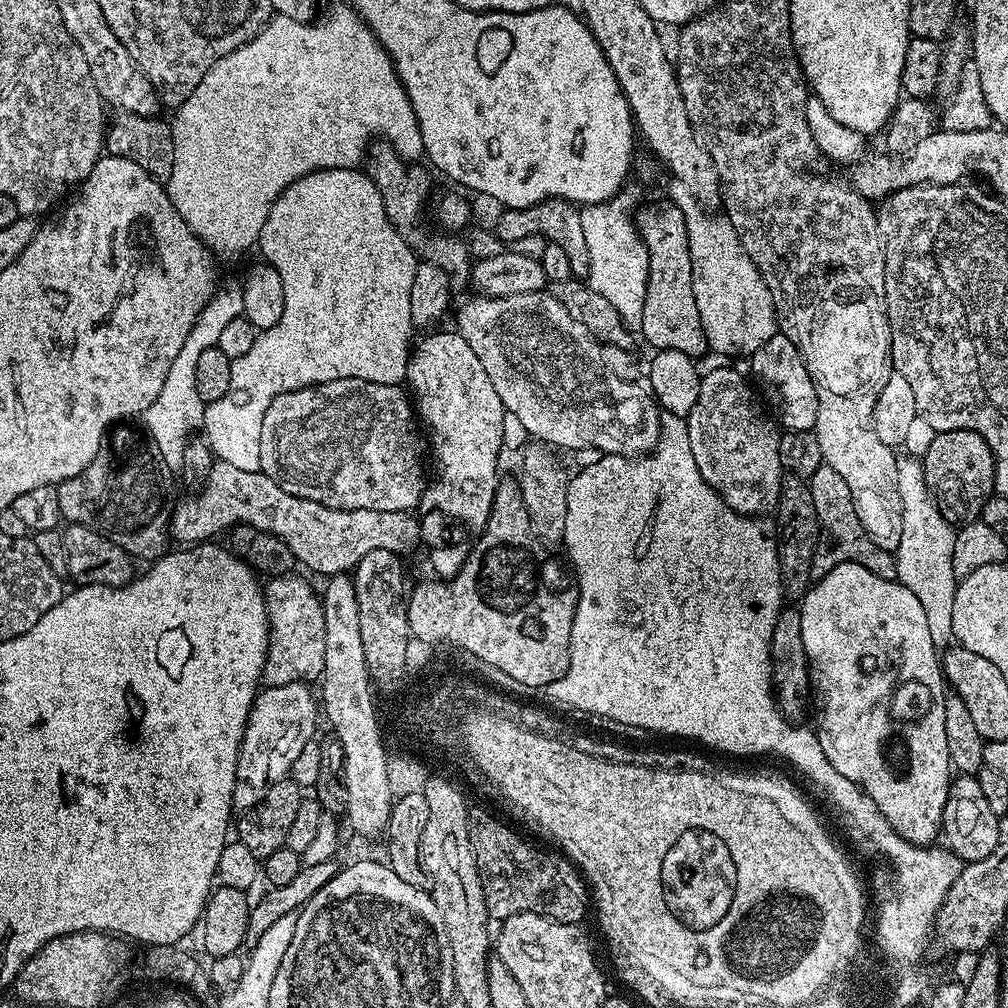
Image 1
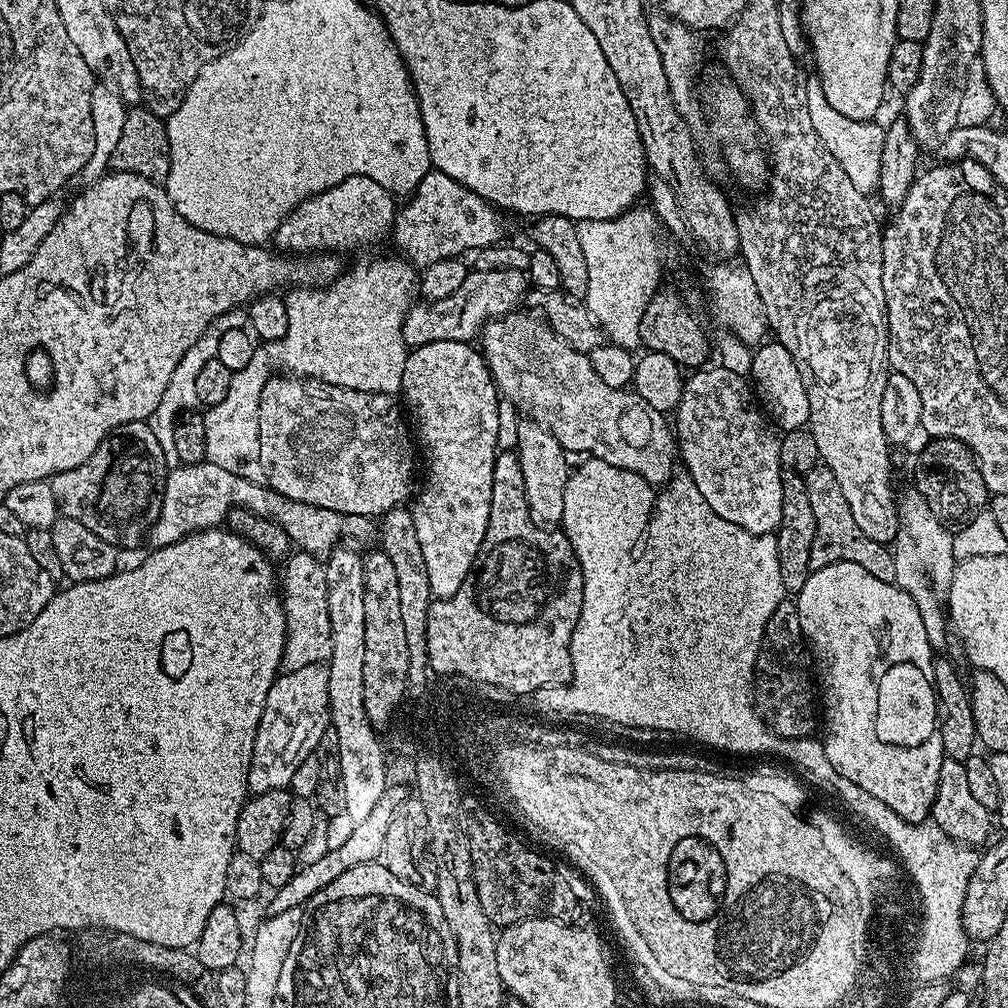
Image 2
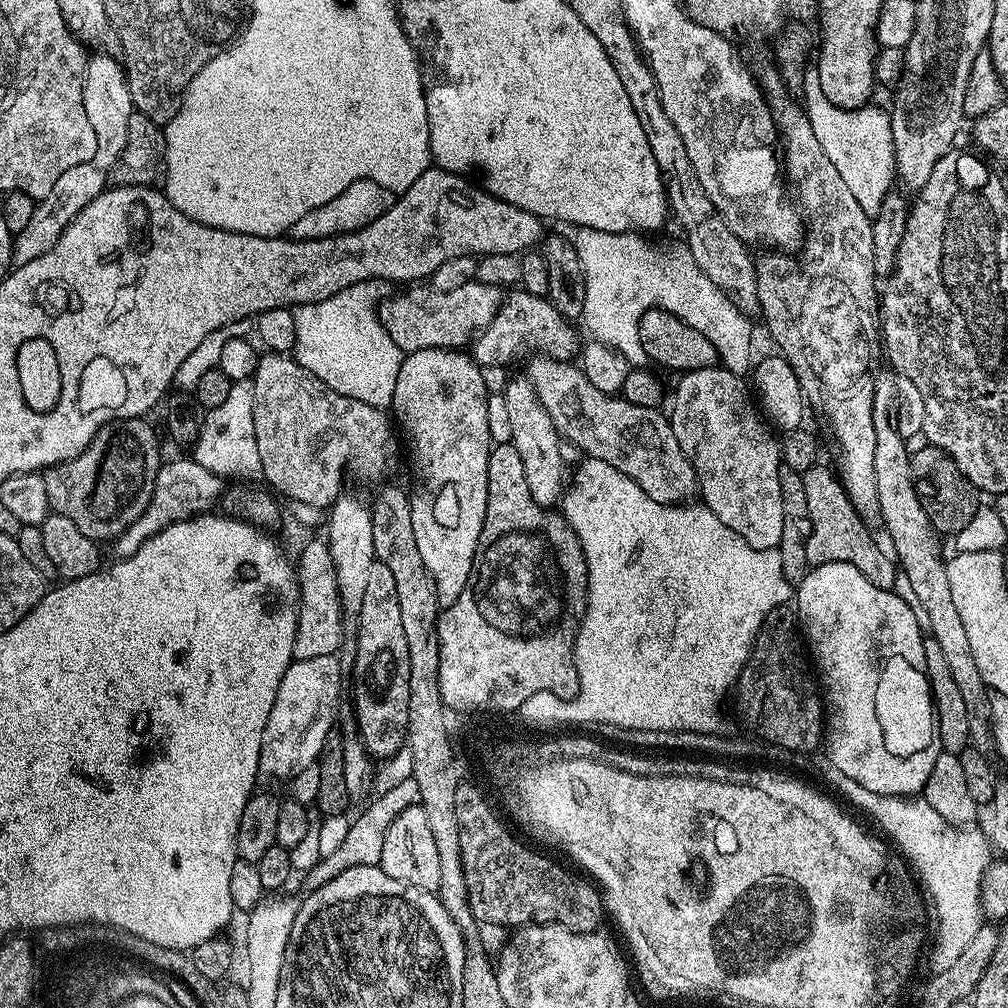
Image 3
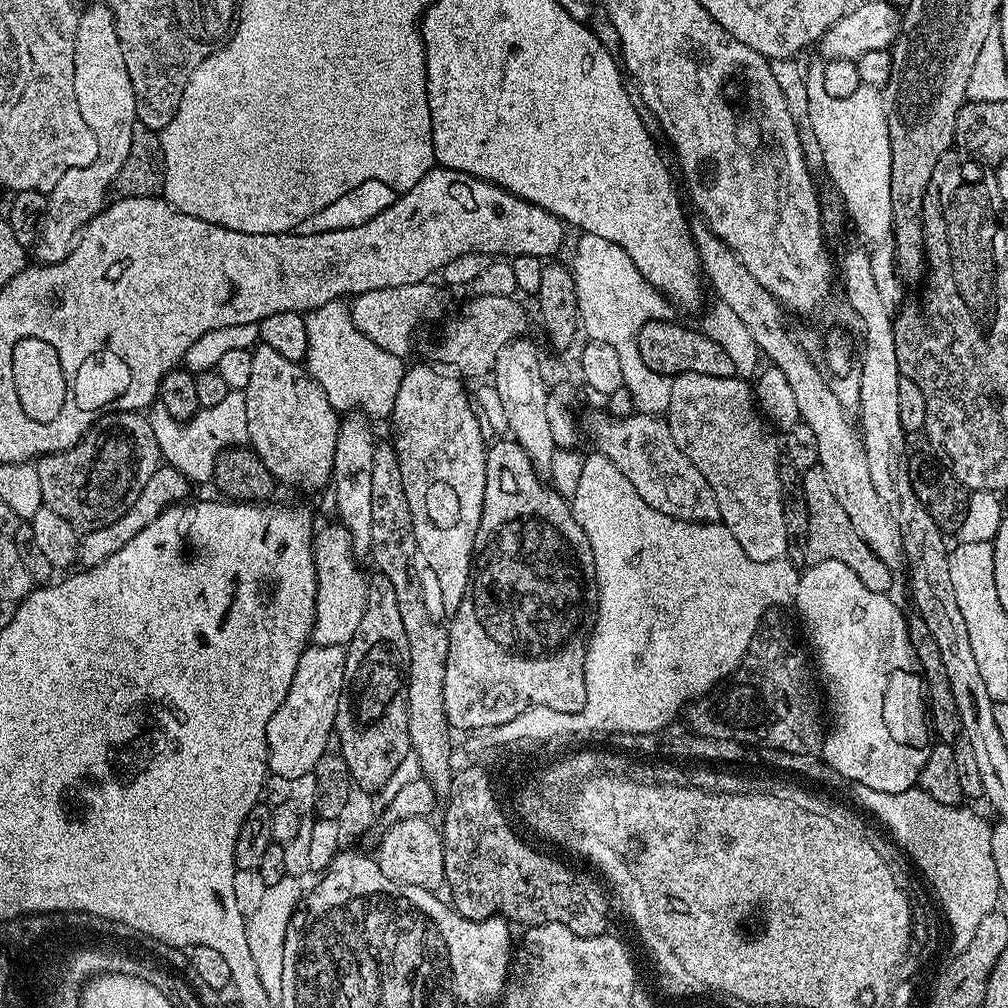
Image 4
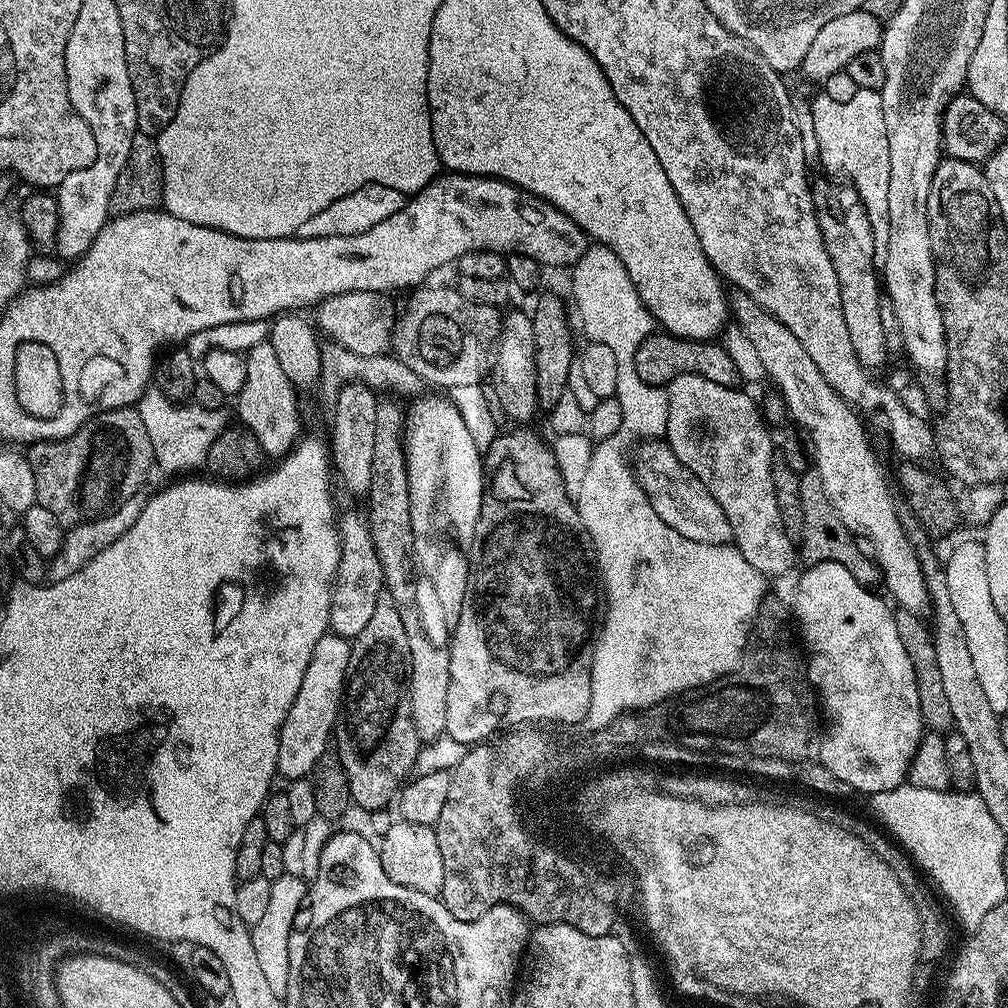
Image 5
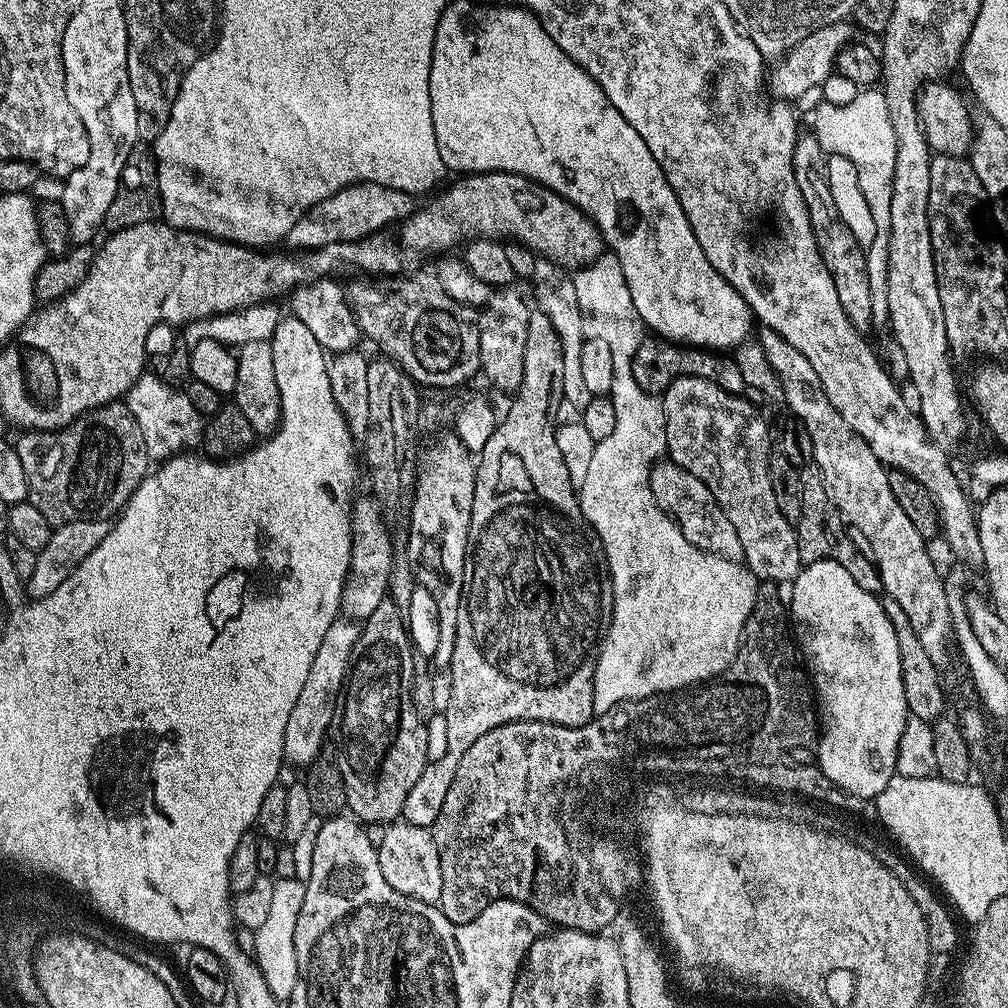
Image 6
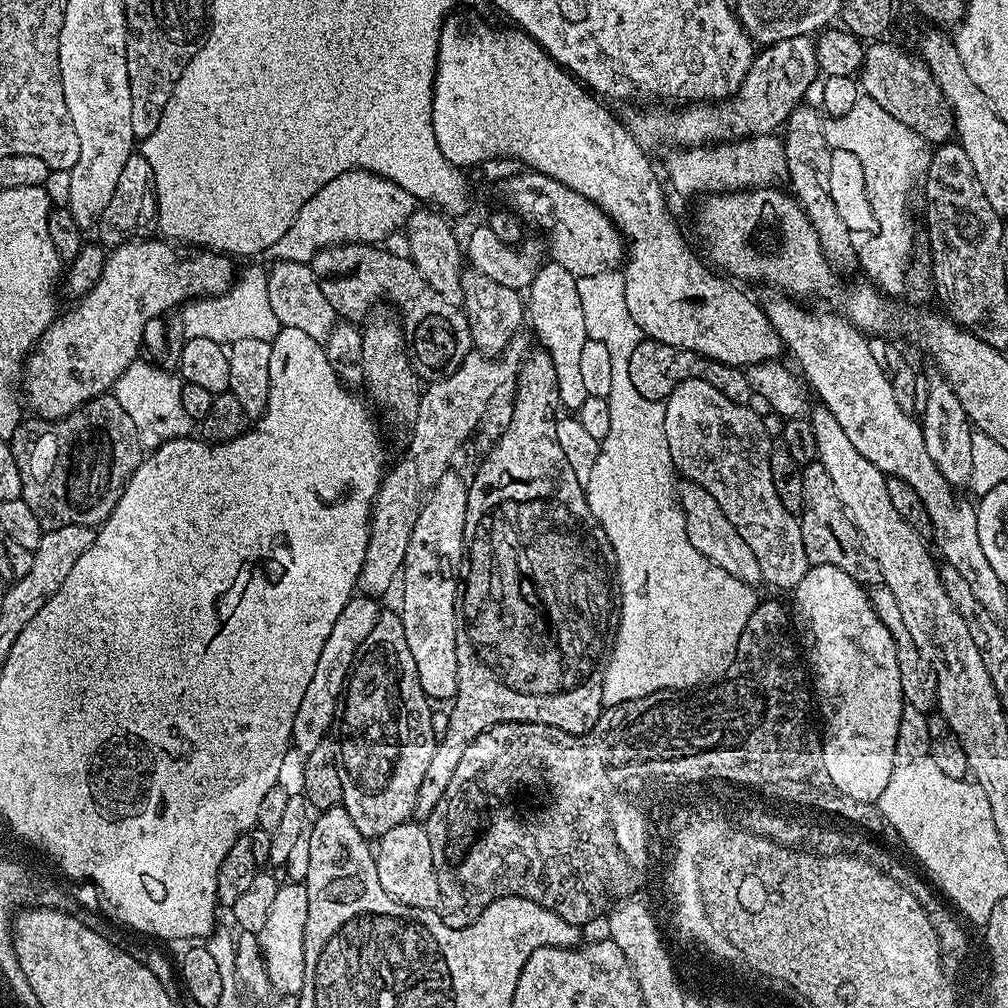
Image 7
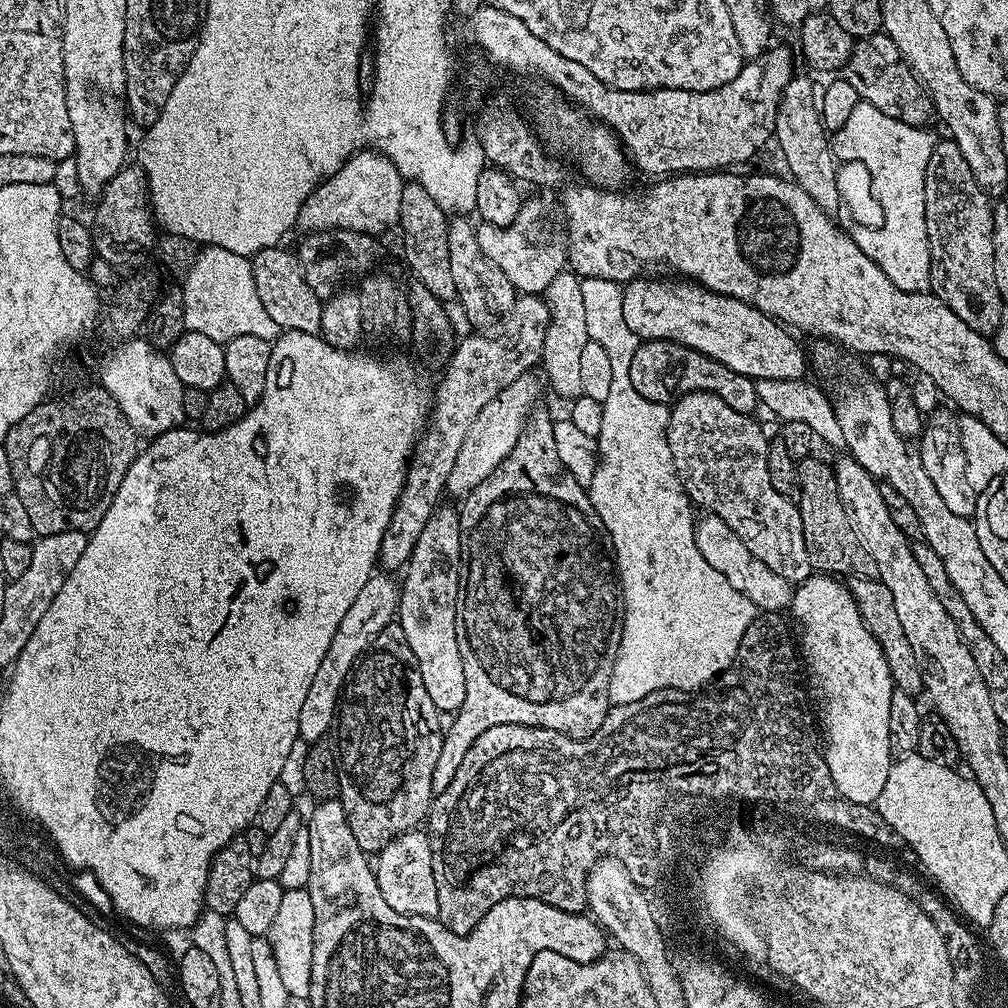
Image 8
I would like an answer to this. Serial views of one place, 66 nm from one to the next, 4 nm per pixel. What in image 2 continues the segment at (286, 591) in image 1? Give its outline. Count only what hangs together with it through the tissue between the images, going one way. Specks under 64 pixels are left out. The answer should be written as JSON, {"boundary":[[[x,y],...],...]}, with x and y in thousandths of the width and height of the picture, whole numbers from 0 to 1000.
{"boundary":[[[291,547],[281,557],[276,579],[280,584],[284,609],[284,637],[280,649],[281,666],[321,659],[327,653],[327,604],[323,601],[321,560],[307,548]]]}

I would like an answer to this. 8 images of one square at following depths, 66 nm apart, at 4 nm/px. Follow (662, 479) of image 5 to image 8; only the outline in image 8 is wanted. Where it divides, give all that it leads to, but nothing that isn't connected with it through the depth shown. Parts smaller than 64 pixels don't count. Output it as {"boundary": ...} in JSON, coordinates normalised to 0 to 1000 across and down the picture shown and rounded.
{"boundary":[[[698,510],[695,516],[693,513],[689,517],[688,523],[690,541],[692,546],[696,546],[696,554],[700,554],[700,558],[704,558],[704,562],[708,562],[708,565],[712,565],[712,569],[716,569],[716,573],[720,573],[720,577],[728,581],[728,585],[744,593],[744,597],[752,601],[755,608],[774,609],[777,608],[777,603],[779,606],[785,600],[788,580],[780,573],[776,573],[774,569],[768,569],[768,565],[764,565],[760,558],[748,554],[748,550],[740,546],[740,538],[736,538],[736,534],[732,534],[732,530],[728,530],[728,526],[724,526],[724,522],[716,518],[716,514]]]}

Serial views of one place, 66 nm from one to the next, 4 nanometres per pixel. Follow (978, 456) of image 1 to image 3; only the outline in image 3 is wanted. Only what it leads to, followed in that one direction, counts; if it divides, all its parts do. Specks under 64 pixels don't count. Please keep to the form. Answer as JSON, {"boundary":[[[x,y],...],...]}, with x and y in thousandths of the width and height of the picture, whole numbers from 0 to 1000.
{"boundary":[[[924,442],[911,446],[911,450],[903,452],[903,466],[907,486],[923,514],[925,523],[930,529],[940,531],[940,534],[947,533],[948,529],[966,514],[970,503],[970,485],[956,473],[954,466],[946,458],[946,454],[939,452],[934,444]]]}

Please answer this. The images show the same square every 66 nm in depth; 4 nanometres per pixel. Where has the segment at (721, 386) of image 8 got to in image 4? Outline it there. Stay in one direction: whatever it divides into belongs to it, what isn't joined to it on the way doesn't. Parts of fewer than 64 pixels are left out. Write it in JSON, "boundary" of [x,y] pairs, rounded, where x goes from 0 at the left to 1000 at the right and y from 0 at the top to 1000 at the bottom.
{"boundary":[[[648,315],[642,317],[633,331],[633,348],[637,353],[637,359],[651,368],[655,372],[663,372],[668,375],[677,371],[704,371],[704,375],[720,375],[721,373],[731,372],[728,367],[728,359],[724,359],[724,354],[712,339],[697,328],[689,329],[687,325],[682,325],[679,321],[670,321],[667,317],[655,317],[659,315]]]}

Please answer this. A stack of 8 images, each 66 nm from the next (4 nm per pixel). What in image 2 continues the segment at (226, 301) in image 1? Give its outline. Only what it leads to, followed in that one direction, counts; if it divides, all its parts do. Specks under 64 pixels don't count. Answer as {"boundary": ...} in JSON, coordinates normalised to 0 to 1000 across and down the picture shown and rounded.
{"boundary":[[[231,308],[220,312],[202,328],[200,335],[196,335],[196,339],[192,339],[192,343],[188,343],[188,347],[185,347],[185,351],[181,351],[181,359],[177,359],[177,363],[169,375],[169,380],[165,382],[165,387],[161,390],[161,399],[157,399],[153,411],[149,414],[153,435],[157,435],[157,442],[161,442],[164,460],[168,462],[179,460],[177,445],[173,442],[173,423],[181,410],[189,409],[197,402],[195,394],[196,371],[199,370],[199,366],[203,366],[204,359],[214,355],[216,338],[220,335],[220,331],[229,325],[242,325],[245,319],[246,312],[242,308]]]}

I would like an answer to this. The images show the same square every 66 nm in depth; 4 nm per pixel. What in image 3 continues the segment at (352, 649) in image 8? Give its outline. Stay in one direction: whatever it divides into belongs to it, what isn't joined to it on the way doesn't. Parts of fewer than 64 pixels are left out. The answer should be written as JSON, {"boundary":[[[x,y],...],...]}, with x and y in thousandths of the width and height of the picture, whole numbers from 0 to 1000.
{"boundary":[[[336,650],[319,653],[291,654],[280,669],[264,724],[260,724],[258,765],[264,771],[275,770],[282,776],[289,775],[298,765],[313,759],[325,727],[330,725],[333,705],[337,702],[337,654]]]}

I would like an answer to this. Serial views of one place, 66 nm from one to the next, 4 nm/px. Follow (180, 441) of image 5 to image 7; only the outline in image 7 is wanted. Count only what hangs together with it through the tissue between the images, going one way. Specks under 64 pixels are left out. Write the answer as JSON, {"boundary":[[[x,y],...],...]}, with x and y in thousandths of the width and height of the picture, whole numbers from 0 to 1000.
{"boundary":[[[150,359],[131,361],[115,376],[113,392],[121,399],[121,407],[129,411],[144,445],[156,444],[191,428],[192,418],[181,403],[181,385],[182,380],[175,369],[167,369]]]}

